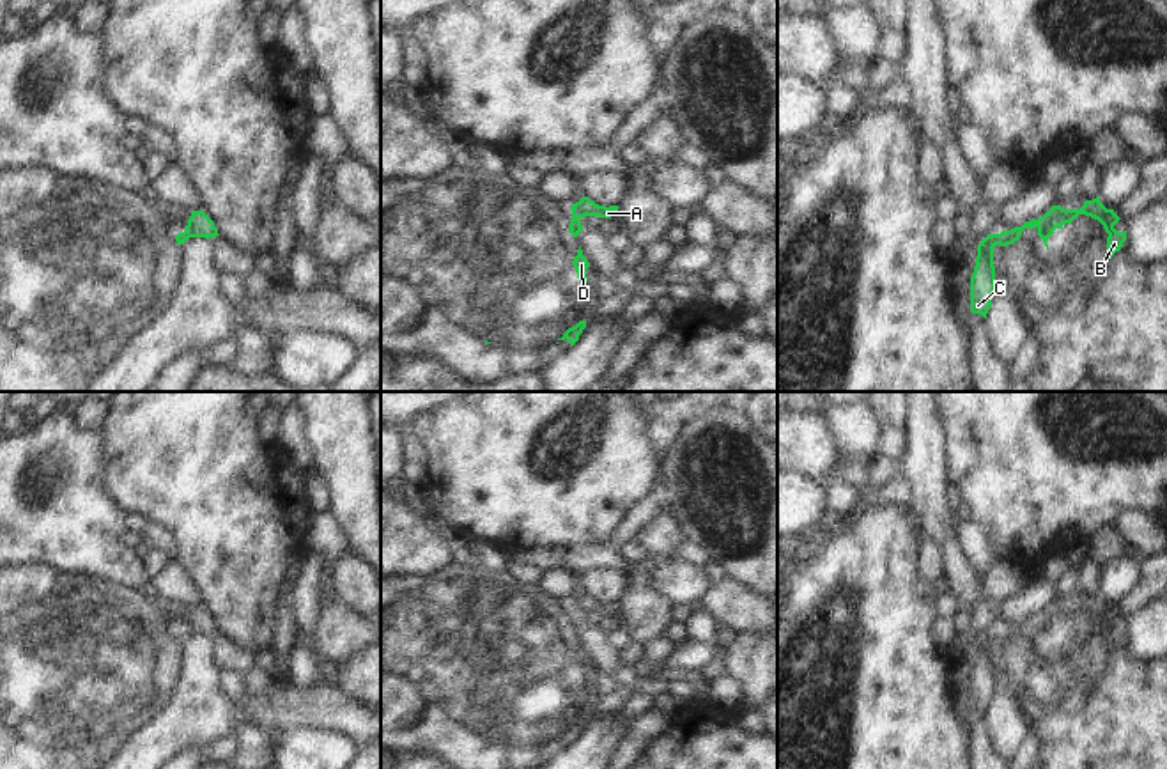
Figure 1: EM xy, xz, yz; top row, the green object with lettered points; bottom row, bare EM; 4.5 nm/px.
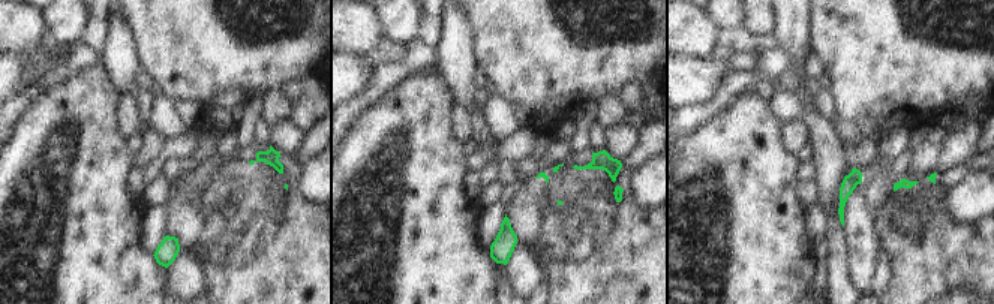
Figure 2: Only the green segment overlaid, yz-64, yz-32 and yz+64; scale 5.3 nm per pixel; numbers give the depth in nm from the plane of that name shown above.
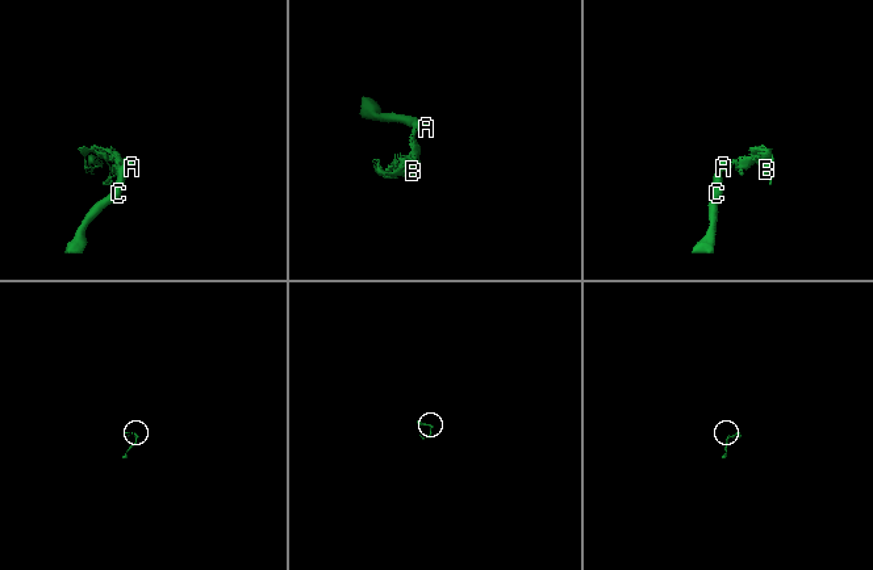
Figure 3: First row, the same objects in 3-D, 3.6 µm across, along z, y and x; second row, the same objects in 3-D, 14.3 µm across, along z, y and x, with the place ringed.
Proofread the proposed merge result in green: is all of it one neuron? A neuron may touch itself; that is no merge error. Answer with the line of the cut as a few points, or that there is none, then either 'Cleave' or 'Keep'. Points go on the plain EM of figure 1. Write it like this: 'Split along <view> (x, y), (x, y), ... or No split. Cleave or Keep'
Split along yz (999, 631), (996, 640). Cleave.

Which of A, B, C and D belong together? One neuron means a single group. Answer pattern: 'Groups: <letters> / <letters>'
Groups: A C / B D.

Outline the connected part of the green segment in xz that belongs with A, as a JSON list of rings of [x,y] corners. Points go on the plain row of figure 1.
[[[583,594],[579,599],[572,601],[570,608],[577,615],[584,615],[584,613],[611,615],[618,608],[618,602],[606,604],[595,601],[588,594]]]

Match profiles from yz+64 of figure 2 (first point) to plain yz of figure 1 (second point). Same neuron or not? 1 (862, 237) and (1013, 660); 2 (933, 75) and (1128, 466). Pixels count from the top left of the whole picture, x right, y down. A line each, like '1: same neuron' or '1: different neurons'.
1: different neurons
2: same neuron

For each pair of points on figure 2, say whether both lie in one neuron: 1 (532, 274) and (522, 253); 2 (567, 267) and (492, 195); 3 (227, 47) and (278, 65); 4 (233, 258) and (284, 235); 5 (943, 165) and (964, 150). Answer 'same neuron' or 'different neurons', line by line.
1: same neuron
2: different neurons
3: same neuron
4: same neuron
5: same neuron

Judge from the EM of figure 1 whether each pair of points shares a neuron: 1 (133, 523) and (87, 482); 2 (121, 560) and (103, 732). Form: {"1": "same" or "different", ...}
{"1": "different", "2": "different"}

